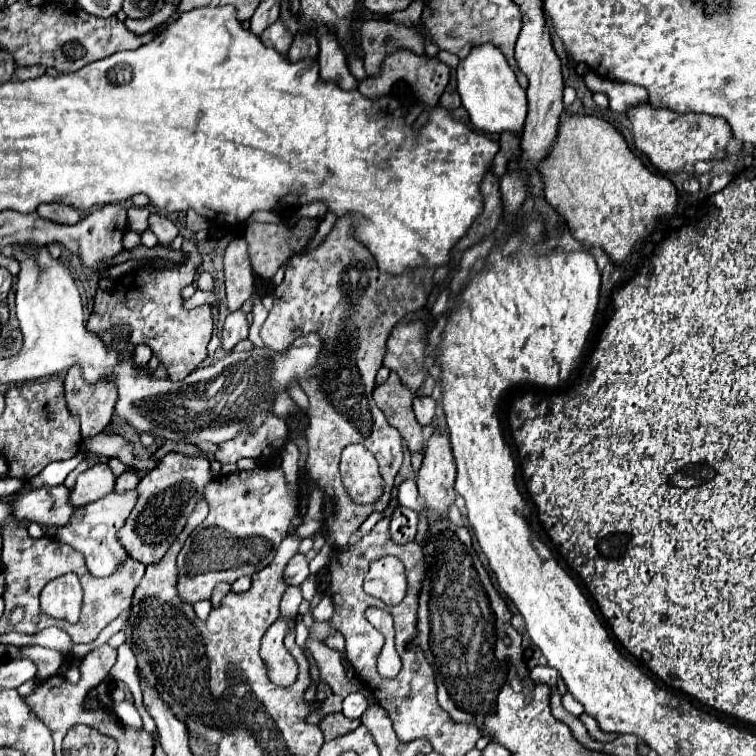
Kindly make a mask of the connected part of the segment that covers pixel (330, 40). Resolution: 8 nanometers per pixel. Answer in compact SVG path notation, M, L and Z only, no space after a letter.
M331 33L319 37L317 63L323 81L335 81L343 89L357 89L357 79L347 69L345 51L339 47L339 41Z

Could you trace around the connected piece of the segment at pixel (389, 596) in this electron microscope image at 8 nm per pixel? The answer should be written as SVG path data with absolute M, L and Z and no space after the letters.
M383 557L379 561L373 561L363 589L367 591L367 595L381 599L385 605L399 605L407 589L403 563L397 557Z

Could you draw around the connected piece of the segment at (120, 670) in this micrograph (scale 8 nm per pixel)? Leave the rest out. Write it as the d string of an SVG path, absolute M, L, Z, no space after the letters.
M125 642L117 649L117 659L109 675L113 680L124 682L129 688L134 698L135 706L141 715L143 727L147 727L155 735L155 729L157 729L155 721L149 717L149 713L143 707L142 691L136 674L136 666L133 647L131 643Z

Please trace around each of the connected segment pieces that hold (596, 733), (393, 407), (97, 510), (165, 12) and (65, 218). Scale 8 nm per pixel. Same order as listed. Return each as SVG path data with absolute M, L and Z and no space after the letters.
M583 713L579 717L579 719L584 724L584 726L587 729L587 732L590 734L590 736L595 738L598 741L611 742L613 740L615 740L615 738L618 737L618 735L615 733L606 733L604 731L601 731L597 721L590 715L587 715L586 713Z
M395 373L389 375L389 379L379 385L373 393L379 409L385 413L387 421L401 433L411 453L417 453L425 447L423 427L417 423L413 413L413 393L399 383L399 377Z
M125 491L125 493L111 493L111 497L103 497L103 501L93 501L91 505L85 505L77 515L71 525L65 525L63 529L57 529L55 539L71 545L73 549L81 551L85 555L85 563L89 571L95 577L109 577L113 575L121 563L125 563L127 549L119 543L119 529L125 525L127 517L131 515L133 507L137 501L137 491Z
M165 5L159 13L155 13L155 15L151 15L151 17L147 17L147 19L141 19L141 21L125 19L125 25L127 25L127 29L129 29L131 33L135 33L135 35L145 35L145 33L153 31L155 27L159 27L161 23L165 23L165 21L173 15L173 11L175 11L175 7Z
M39 205L37 213L39 217L61 225L75 225L81 221L77 209L71 209L69 205Z

